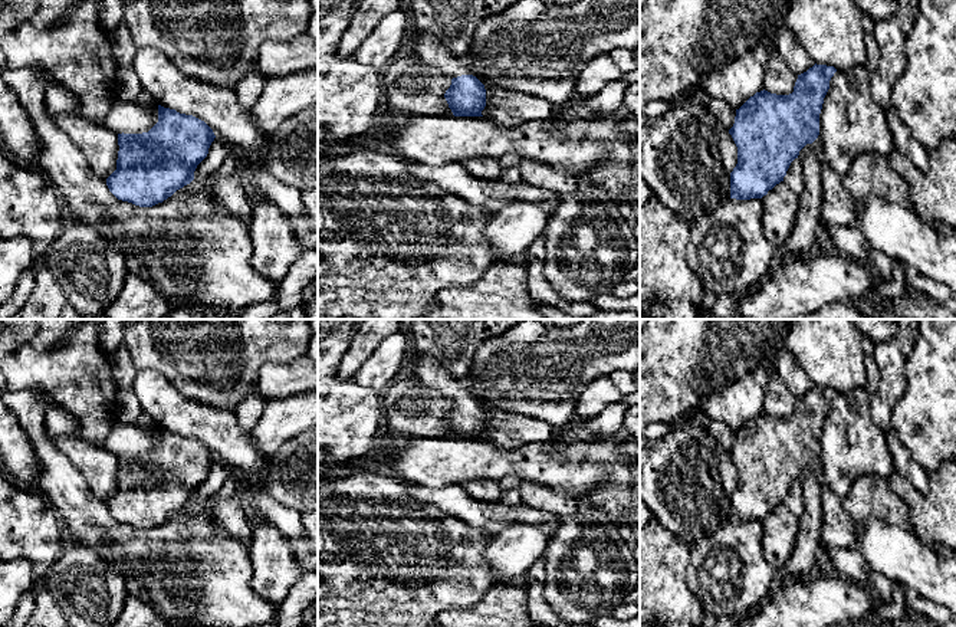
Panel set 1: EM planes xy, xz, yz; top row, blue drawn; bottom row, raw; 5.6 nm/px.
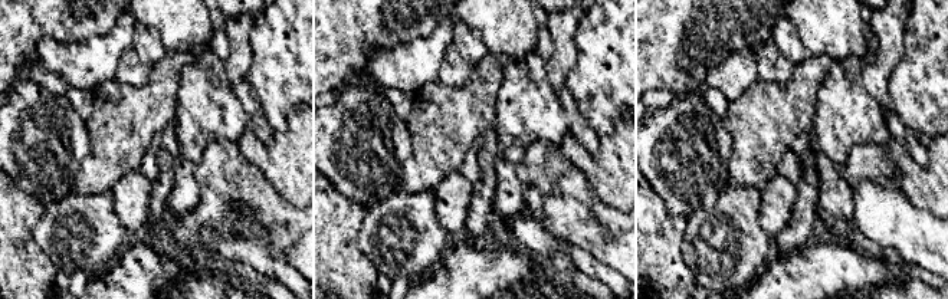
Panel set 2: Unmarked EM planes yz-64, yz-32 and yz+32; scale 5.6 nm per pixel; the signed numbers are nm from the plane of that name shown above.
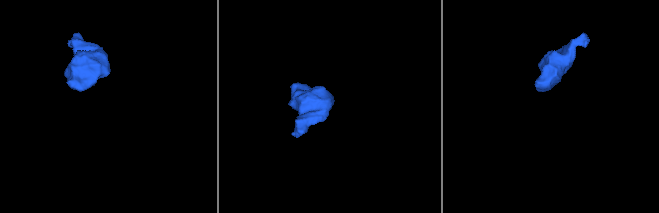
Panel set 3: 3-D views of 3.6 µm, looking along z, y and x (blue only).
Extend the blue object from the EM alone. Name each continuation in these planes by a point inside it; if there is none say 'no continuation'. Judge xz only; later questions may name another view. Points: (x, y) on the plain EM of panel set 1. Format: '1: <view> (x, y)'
1: xz (430, 373)

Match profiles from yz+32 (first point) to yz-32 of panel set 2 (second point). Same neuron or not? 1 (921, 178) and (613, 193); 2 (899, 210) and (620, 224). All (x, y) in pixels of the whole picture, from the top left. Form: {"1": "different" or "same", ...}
{"1": "same", "2": "different"}

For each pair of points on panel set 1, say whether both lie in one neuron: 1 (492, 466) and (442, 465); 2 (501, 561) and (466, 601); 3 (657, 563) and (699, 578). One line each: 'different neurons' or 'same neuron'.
1: same neuron
2: different neurons
3: different neurons

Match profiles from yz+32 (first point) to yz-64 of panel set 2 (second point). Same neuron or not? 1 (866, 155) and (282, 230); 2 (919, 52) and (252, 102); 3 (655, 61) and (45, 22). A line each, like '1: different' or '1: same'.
1: same
2: different
3: same

